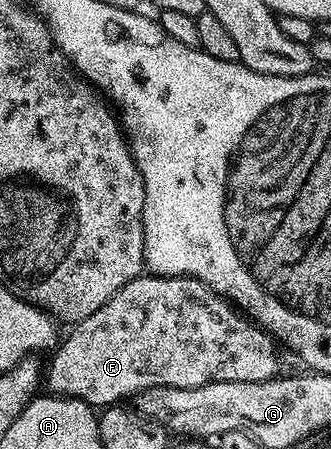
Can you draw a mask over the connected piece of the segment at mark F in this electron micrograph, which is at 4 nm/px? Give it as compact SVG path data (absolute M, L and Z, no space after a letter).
M144 273L135 278L121 292L117 292L93 316L85 316L85 320L74 323L66 331L65 337L60 341L57 347L57 355L51 363L45 366L45 386L48 386L52 395L60 398L76 398L85 404L96 408L106 408L122 403L124 400L134 399L136 394L145 392L149 388L201 388L201 384L210 382L264 382L270 378L276 377L279 370L279 354L277 343L262 326L251 321L246 314L235 309L226 298L222 298L213 288L209 288L201 280L196 278L186 278L185 276L165 276L164 274Z

